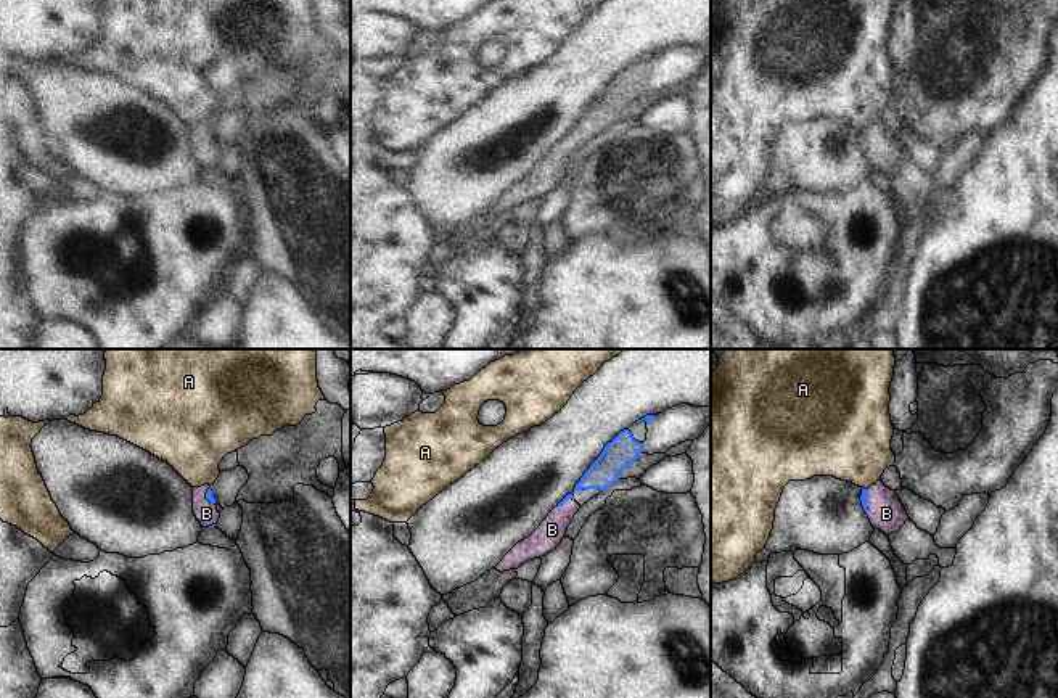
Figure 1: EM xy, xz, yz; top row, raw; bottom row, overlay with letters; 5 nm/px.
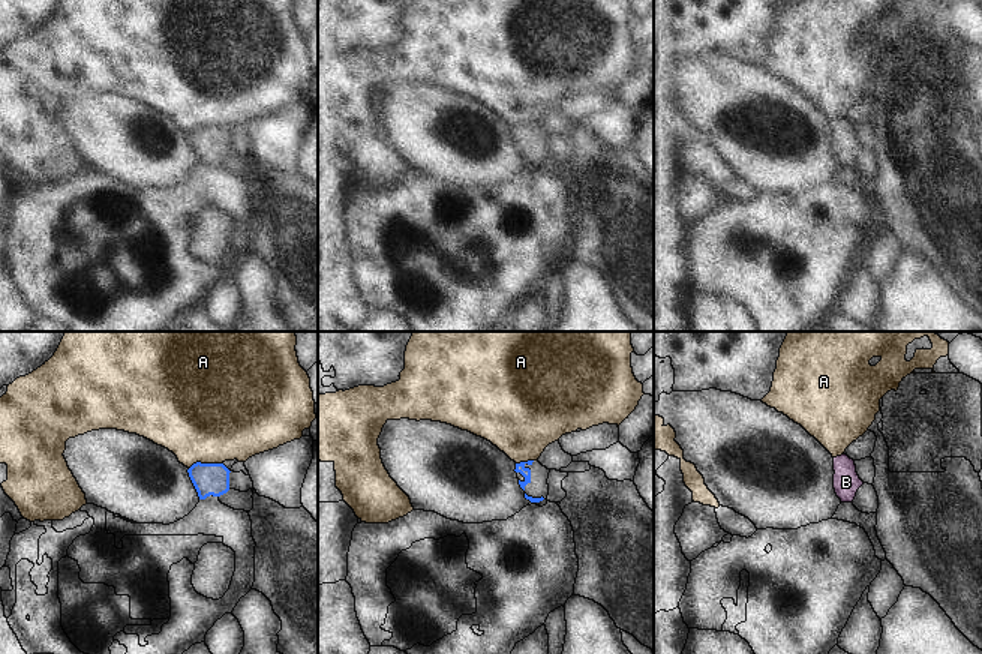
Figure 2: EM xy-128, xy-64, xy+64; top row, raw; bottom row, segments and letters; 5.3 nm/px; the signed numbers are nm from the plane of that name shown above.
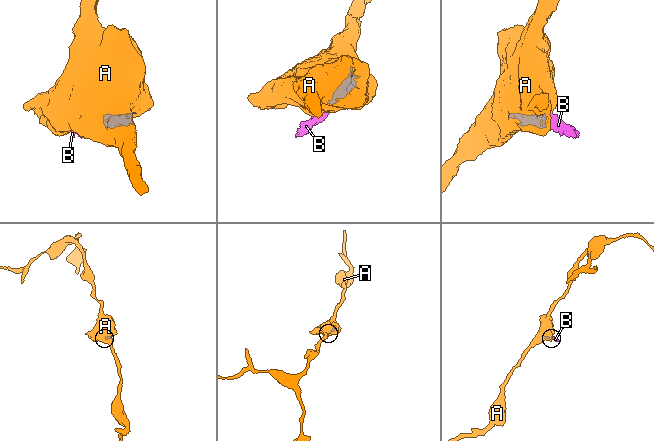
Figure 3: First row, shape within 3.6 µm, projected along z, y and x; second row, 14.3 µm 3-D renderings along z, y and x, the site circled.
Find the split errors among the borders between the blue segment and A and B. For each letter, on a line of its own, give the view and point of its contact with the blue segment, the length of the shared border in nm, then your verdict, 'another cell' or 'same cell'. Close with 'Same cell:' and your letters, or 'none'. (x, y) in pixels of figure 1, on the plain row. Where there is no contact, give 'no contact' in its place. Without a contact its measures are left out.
A: meets blue in yz at (865, 129); contact 40 nm long; another cell
B: meets blue in yz at (865, 142); contact 130 nm long; same cell
Same cell: B

